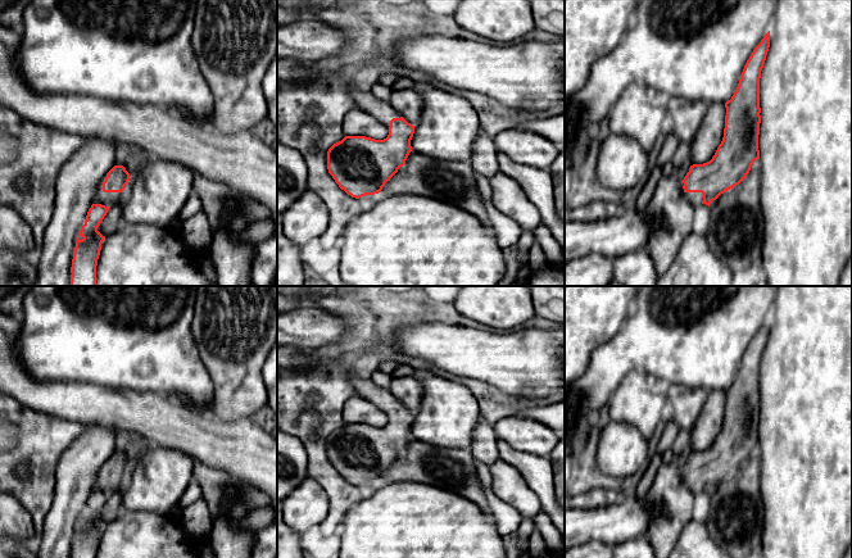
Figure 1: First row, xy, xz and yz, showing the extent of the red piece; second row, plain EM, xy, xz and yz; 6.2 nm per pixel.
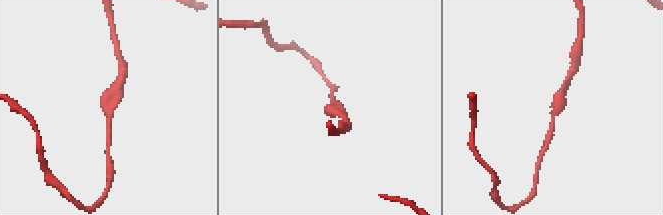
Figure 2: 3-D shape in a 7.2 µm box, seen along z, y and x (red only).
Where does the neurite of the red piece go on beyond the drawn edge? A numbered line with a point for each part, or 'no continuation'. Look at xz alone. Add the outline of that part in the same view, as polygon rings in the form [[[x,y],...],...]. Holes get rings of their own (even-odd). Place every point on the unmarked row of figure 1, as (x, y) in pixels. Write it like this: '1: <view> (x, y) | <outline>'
1: xz (366, 389) | [[[358,375],[352,376],[352,384],[355,389],[357,396],[366,399],[379,407],[388,416],[393,405],[400,405],[389,389],[380,387],[373,378],[362,378]]]

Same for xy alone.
1: xy (107, 486) | [[[106,462],[100,467],[96,476],[96,485],[94,486],[94,491],[101,491],[105,494],[110,494],[115,491],[123,482],[123,480],[104,480],[103,469],[105,468]]]

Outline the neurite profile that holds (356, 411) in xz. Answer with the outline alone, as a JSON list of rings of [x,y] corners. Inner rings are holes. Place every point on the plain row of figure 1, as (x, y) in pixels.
[[[354,396],[344,405],[343,419],[345,423],[366,423],[375,427],[384,427],[389,422],[389,416],[373,403]]]

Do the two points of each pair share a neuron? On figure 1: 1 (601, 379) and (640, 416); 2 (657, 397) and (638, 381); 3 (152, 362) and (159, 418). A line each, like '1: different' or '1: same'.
1: different
2: same
3: different

